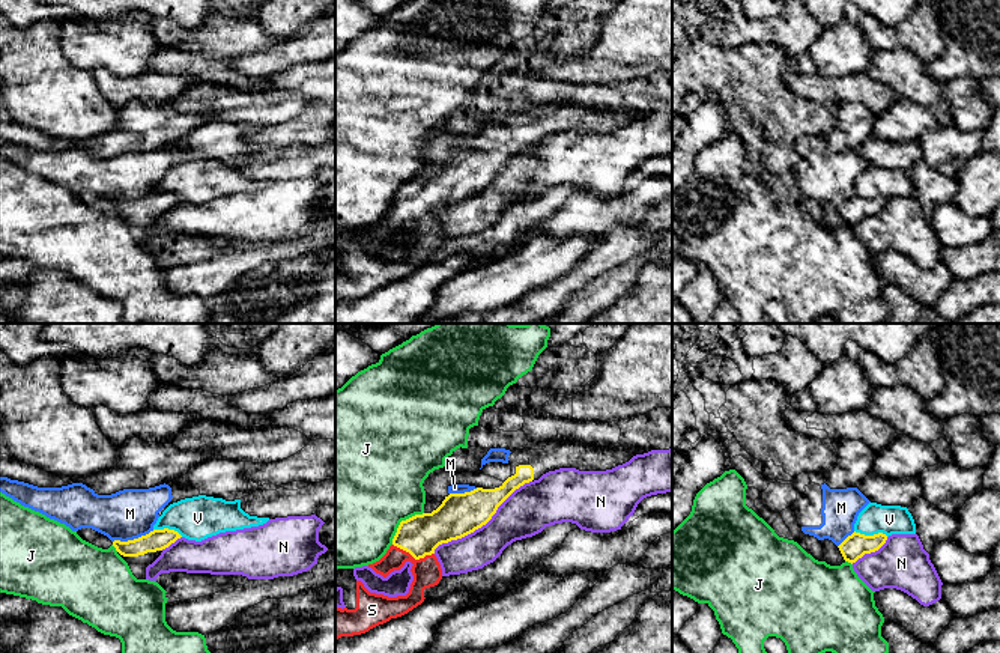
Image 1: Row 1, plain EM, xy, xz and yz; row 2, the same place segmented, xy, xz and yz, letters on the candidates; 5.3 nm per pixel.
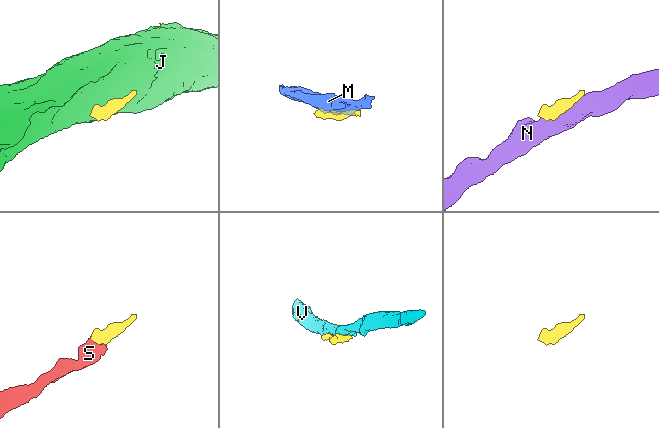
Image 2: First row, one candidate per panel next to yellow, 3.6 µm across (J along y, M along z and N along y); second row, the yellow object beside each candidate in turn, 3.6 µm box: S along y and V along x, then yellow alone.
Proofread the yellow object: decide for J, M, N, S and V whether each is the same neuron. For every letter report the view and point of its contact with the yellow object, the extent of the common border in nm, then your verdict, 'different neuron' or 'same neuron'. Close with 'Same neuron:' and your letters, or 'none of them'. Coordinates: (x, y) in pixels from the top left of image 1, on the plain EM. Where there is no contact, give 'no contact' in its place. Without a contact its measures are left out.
J: contact xz (400, 185); length 240 nm; different neuron
M: contact xy (134, 202); length 240 nm; different neuron
N: contact xz (483, 187); length 650 nm; different neuron
S: contact xz (414, 220); length 240 nm; same neuron
V: contact yz (871, 199); length 190 nm; different neuron
Same neuron: S

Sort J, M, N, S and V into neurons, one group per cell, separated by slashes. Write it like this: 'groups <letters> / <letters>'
groups J / M / N / S / V

